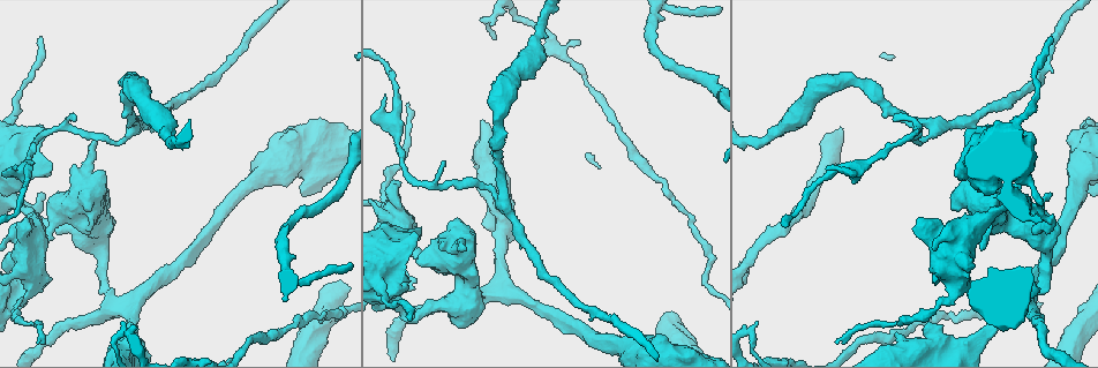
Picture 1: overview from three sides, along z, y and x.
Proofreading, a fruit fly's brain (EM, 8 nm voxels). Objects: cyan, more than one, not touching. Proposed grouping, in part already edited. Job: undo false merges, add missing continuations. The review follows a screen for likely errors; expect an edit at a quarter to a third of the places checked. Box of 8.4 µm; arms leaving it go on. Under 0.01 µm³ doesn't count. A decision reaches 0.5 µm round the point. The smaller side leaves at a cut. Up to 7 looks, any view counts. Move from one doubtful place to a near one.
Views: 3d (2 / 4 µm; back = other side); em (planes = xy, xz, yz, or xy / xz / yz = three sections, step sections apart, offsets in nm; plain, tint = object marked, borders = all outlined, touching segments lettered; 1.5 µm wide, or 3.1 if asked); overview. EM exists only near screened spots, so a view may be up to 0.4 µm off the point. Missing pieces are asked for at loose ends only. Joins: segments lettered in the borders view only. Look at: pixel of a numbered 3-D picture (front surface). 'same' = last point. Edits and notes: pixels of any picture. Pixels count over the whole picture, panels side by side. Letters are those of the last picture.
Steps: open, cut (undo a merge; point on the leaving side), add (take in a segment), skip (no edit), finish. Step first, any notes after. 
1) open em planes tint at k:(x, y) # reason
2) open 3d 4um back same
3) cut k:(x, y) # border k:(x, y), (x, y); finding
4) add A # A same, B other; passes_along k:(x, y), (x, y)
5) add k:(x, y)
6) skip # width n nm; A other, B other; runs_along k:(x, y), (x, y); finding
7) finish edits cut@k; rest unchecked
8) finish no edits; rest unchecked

open em planes tint at 1:(932, 308) # narrows sharply

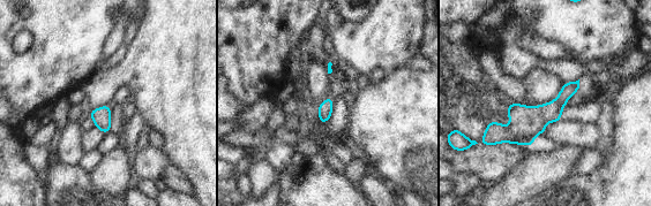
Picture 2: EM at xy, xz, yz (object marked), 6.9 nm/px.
open em planes borders same

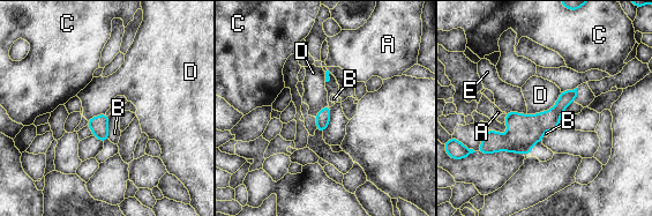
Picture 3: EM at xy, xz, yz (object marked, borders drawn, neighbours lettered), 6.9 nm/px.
skip # A other, B other, C other, D other, E other; runs_along 3:(574, 92), (516, 141), (488, 147); one cell here

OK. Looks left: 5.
open em planes borders at 1:(402, 314) # narrows sharply

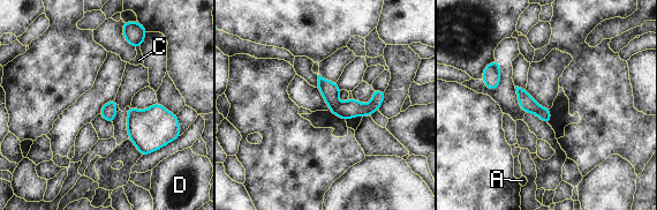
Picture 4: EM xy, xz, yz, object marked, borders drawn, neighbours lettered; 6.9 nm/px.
cut 4:(330, 91) # A other, C other, D other; part_leaving 4:(519, 90), (546, 120); a second cell is stuck on

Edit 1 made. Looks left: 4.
finish edits cut@4; rest unchecked

